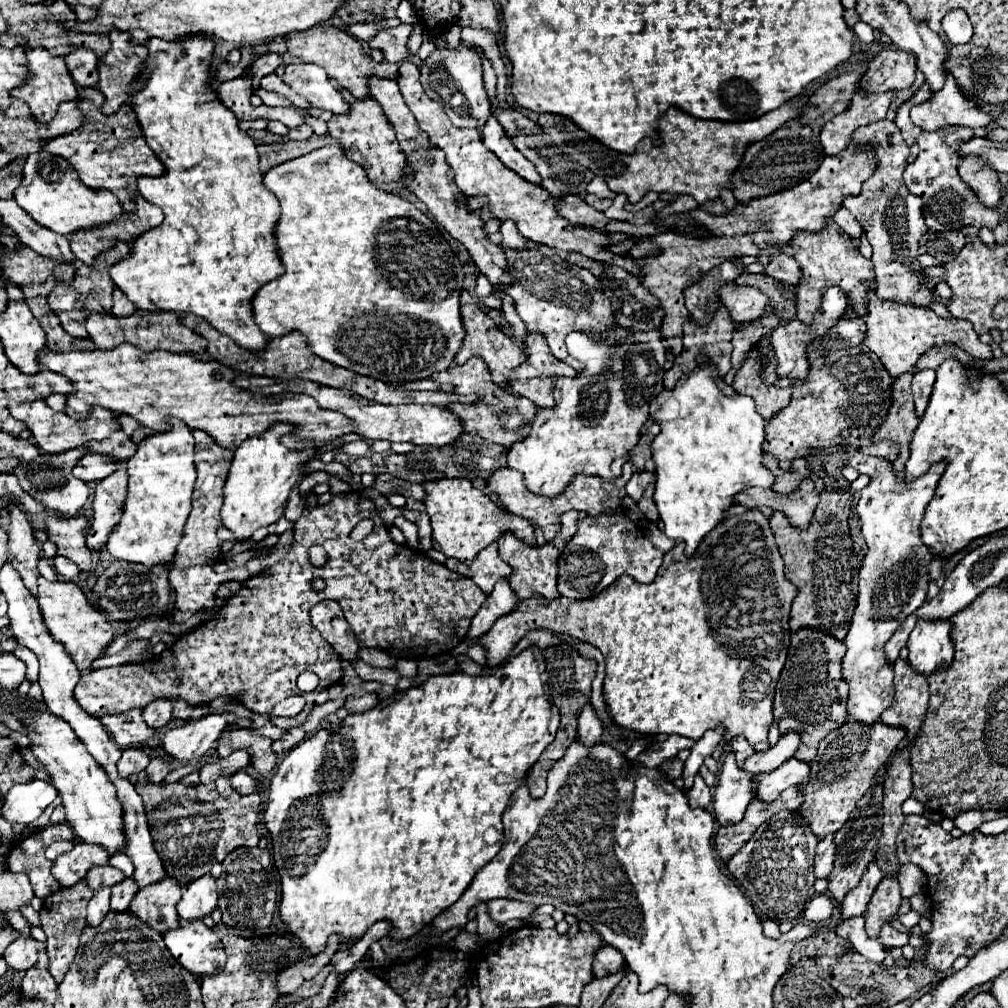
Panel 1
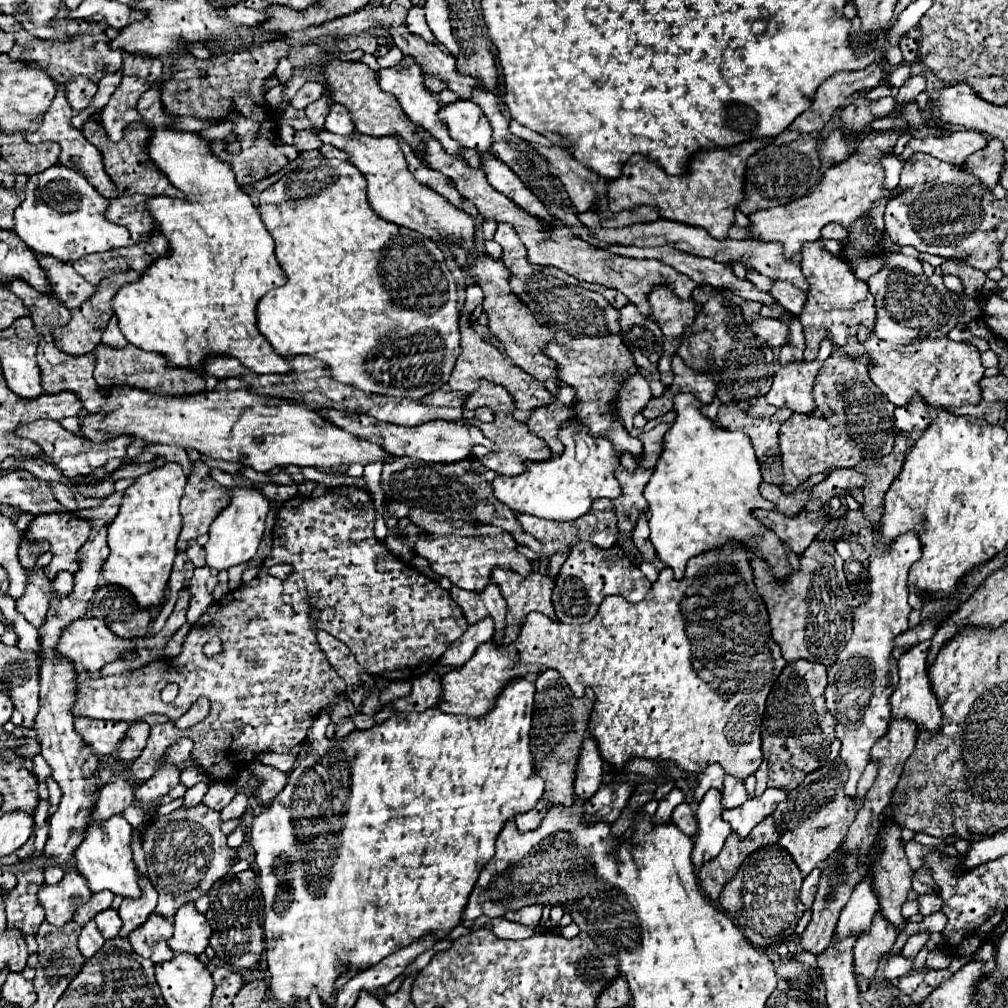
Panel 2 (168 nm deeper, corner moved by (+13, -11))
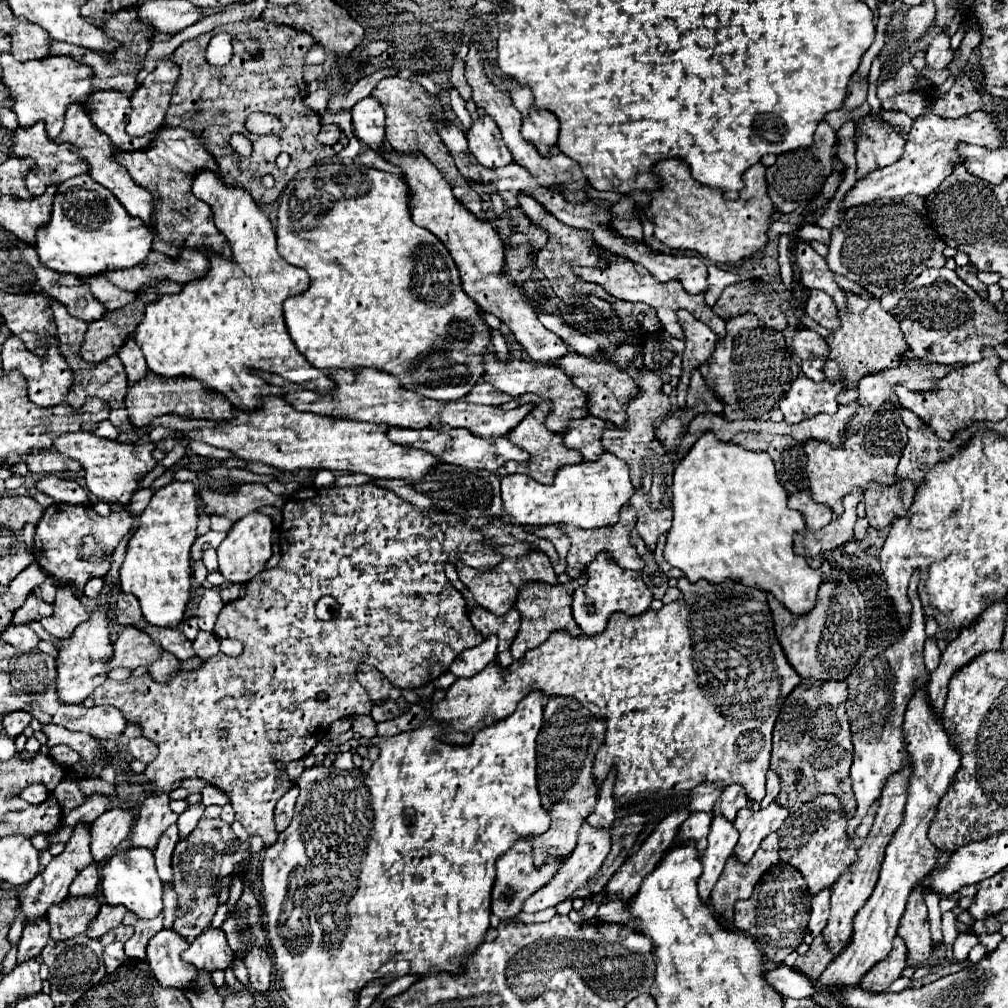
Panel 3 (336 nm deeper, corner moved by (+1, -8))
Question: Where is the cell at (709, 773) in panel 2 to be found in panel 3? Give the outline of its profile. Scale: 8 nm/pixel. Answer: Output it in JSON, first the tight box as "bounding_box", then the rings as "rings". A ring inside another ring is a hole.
{"bounding_box":[690,783,722,813],"rings":[[[700,783],[690,791],[690,811],[706,811],[712,813],[718,795],[722,795],[722,785],[718,783]]]}

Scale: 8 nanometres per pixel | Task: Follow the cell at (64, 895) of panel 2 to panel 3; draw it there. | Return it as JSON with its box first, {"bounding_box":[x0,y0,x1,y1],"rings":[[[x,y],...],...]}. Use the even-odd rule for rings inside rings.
{"bounding_box":[48,895,100,941],"rings":[[[68,895],[66,903],[58,903],[48,911],[48,923],[52,927],[50,937],[56,941],[64,941],[76,937],[86,931],[88,921],[96,917],[100,909],[98,895]]]}

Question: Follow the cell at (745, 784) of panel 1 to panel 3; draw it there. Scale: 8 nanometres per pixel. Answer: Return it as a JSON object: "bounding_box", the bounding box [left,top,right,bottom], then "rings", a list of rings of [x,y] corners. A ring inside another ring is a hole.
{"bounding_box":[698,815,738,891],"rings":[[[722,815],[712,817],[712,827],[708,835],[708,847],[702,853],[702,877],[698,881],[698,891],[712,891],[714,883],[718,881],[726,859],[734,853],[734,847],[738,843],[738,831],[728,819],[722,819]]]}

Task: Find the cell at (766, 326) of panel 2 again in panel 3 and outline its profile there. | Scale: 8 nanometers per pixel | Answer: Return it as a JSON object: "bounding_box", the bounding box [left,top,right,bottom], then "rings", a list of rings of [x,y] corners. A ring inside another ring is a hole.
{"bounding_box":[792,327,828,359],"rings":[[[806,327],[796,329],[796,333],[792,337],[792,347],[800,359],[812,359],[812,357],[826,359],[828,357],[828,347],[826,347],[824,339]]]}

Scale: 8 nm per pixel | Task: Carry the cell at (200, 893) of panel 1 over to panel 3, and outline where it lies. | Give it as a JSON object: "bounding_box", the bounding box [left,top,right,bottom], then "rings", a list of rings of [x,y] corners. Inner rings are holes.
{"bounding_box":[182,927,234,971],"rings":[[[208,927],[190,943],[190,947],[182,953],[182,959],[192,963],[198,969],[214,971],[214,969],[226,969],[234,961],[234,953],[226,941],[226,935],[222,929]]]}

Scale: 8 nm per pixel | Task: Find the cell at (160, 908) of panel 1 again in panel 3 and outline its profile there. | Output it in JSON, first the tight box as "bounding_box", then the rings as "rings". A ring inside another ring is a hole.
{"bounding_box":[146,929,194,989],"rings":[[[162,929],[150,939],[146,947],[146,959],[162,987],[182,989],[188,987],[194,979],[194,965],[186,963],[180,955],[188,945],[190,943],[174,929]]]}

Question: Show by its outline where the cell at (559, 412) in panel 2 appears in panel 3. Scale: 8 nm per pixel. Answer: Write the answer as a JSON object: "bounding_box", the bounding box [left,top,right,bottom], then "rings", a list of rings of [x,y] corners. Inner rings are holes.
{"bounding_box":[562,415,610,461],"rings":[[[588,415],[586,419],[574,419],[574,423],[570,423],[566,431],[562,431],[562,439],[566,447],[580,451],[586,461],[594,461],[600,455],[600,451],[604,451],[600,437],[602,429],[606,427],[610,427],[606,421]]]}

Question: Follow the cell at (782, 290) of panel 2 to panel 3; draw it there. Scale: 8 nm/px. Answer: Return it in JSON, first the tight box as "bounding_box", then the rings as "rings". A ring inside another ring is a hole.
{"bounding_box":[804,289,838,329],"rings":[[[814,289],[806,291],[804,313],[810,315],[816,323],[820,323],[826,329],[838,327],[838,309],[836,309],[832,297],[824,291],[814,291]]]}

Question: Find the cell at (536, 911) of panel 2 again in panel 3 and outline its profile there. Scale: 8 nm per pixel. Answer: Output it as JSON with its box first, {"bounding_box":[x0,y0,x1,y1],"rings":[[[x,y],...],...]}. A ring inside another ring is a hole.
{"bounding_box":[524,823,612,913],"rings":[[[582,823],[580,831],[578,831],[578,847],[574,847],[570,859],[564,861],[560,873],[548,883],[544,885],[540,891],[536,891],[528,903],[524,903],[524,909],[526,913],[536,913],[536,911],[542,911],[542,909],[548,909],[548,907],[556,907],[560,901],[564,901],[566,897],[570,897],[574,891],[578,891],[580,887],[584,887],[596,873],[598,869],[602,867],[606,855],[610,853],[610,845],[612,845],[612,829],[606,829],[606,831],[598,831],[598,827],[590,827],[590,823]]]}

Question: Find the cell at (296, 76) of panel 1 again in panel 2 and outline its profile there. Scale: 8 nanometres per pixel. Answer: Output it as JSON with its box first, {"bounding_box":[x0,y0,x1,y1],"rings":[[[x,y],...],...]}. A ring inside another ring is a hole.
{"bounding_box":[326,104,356,134],"rings":[[[332,104],[330,114],[326,116],[326,130],[334,132],[334,134],[352,134],[356,130],[346,106]]]}

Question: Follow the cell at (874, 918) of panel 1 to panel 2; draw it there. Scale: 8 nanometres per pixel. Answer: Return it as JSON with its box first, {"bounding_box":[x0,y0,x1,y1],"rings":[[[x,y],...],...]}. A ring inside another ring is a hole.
{"bounding_box":[854,912,896,982],"rings":[[[878,912],[874,918],[874,928],[870,934],[862,934],[862,938],[854,944],[854,970],[864,976],[868,982],[874,982],[880,960],[892,950],[896,942],[896,930],[882,918]]]}

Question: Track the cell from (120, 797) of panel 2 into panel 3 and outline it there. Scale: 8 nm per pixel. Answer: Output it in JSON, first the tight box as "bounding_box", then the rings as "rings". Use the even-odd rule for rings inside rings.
{"bounding_box":[92,807,134,861],"rings":[[[112,807],[92,823],[92,857],[106,861],[114,849],[130,835],[134,825],[134,809]]]}

